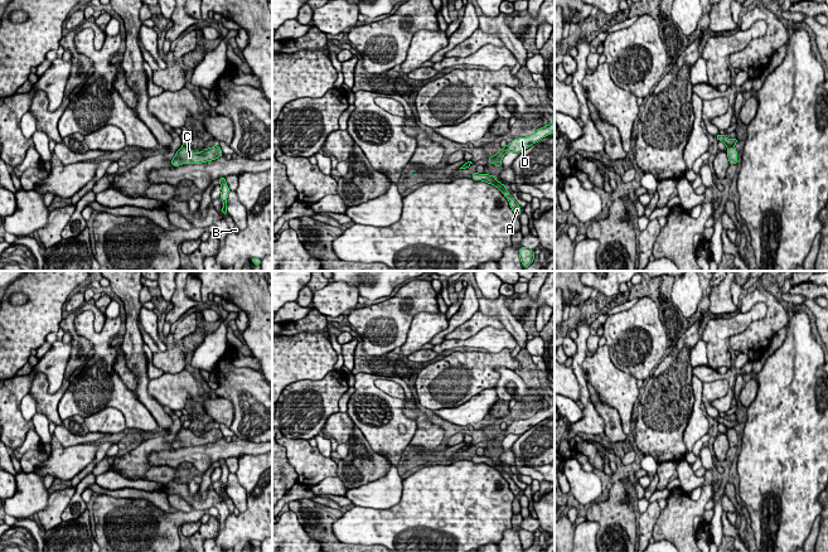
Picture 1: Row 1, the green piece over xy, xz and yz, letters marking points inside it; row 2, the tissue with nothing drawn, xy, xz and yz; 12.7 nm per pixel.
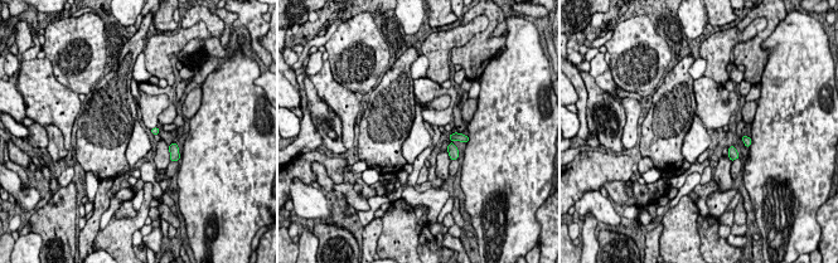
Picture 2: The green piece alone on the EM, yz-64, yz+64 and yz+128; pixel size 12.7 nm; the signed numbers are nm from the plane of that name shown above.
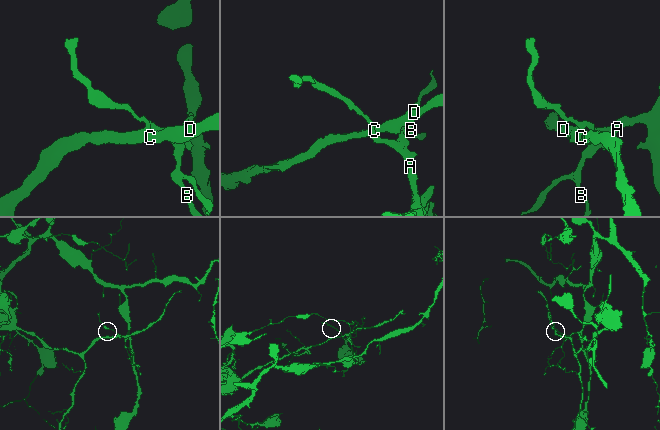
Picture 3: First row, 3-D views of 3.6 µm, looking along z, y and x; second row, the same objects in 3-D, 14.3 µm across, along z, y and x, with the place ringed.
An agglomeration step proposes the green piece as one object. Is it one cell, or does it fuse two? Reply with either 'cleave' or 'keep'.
cleave

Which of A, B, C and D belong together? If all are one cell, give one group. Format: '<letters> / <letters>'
A B / C D

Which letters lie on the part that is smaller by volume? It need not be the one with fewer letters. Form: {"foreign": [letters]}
{"foreign": ["C", "D"]}

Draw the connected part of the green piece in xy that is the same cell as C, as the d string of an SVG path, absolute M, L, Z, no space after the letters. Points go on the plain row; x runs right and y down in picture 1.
M218 427L209 431L204 431L202 435L195 436L190 430L181 428L174 441L171 442L173 449L179 449L181 446L200 446L210 442L216 442L222 439L223 435Z

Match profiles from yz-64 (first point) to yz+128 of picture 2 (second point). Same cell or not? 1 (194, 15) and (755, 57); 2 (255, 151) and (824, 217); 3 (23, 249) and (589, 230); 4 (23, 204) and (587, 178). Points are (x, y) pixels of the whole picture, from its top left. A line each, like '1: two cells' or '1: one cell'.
1: one cell
2: two cells
3: one cell
4: two cells

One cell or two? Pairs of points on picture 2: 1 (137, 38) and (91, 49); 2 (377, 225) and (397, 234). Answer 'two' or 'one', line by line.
1: two
2: two

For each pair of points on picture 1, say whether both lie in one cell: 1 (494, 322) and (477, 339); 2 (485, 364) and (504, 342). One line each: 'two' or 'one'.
1: two
2: two

